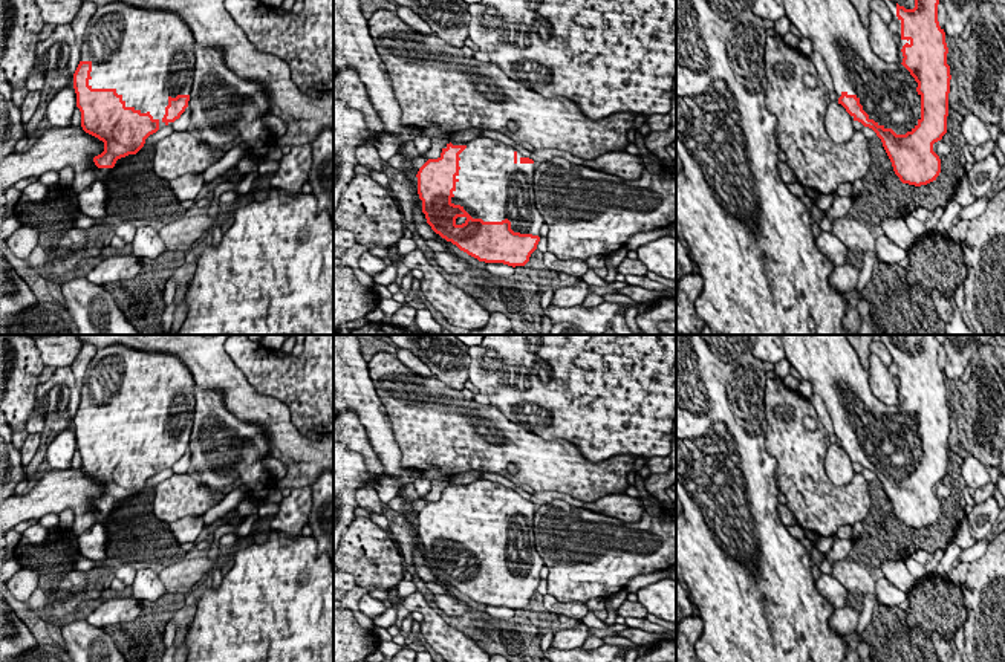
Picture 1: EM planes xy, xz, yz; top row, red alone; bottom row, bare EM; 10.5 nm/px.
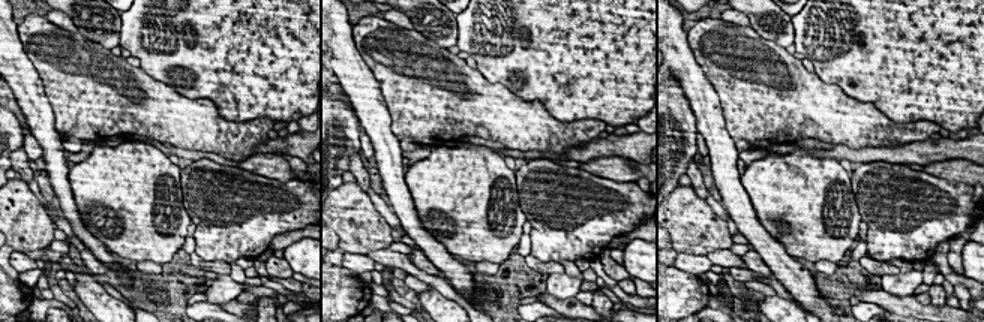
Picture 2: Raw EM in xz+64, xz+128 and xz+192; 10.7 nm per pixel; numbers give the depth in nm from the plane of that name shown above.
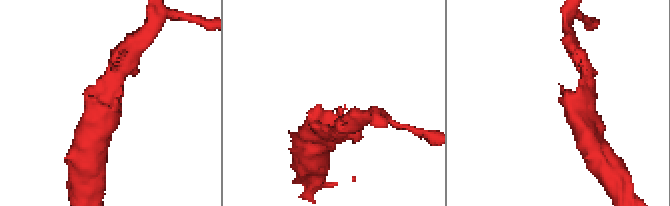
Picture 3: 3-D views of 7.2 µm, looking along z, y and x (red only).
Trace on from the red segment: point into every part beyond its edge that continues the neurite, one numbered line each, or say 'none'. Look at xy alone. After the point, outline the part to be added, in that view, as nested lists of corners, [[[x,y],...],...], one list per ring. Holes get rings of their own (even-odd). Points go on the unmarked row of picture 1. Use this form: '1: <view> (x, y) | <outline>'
1: xy (147, 398) | [[[113,344],[89,362],[80,404],[92,405],[92,431],[115,431],[125,449],[148,454],[161,472],[168,440],[191,436],[194,387],[179,356]]]

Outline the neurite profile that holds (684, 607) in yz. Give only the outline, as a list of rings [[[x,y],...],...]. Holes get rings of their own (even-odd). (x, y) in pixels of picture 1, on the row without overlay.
[[[676,579],[676,630],[678,624],[693,615],[693,602],[690,601],[685,589]]]

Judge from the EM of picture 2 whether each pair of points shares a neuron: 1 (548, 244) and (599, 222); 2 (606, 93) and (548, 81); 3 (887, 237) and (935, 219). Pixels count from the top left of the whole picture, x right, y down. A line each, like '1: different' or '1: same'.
1: same
2: same
3: same

